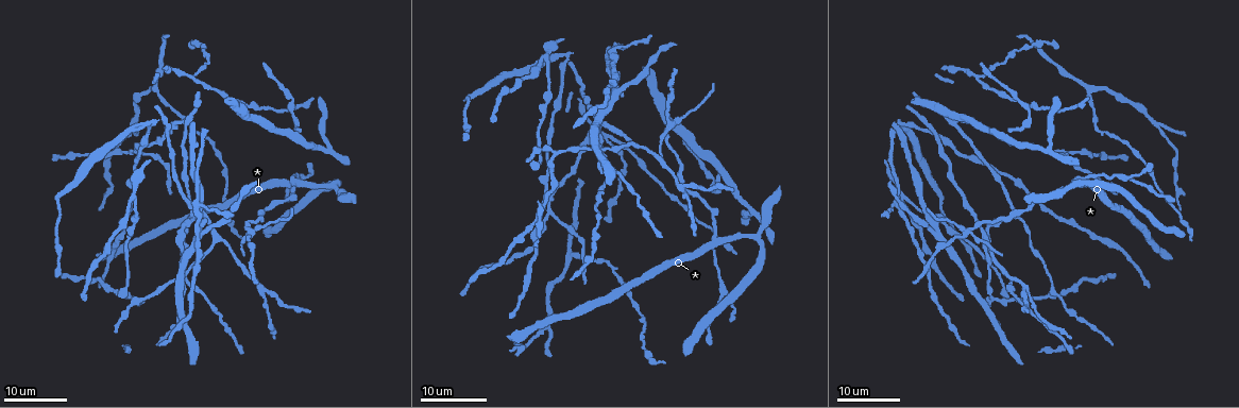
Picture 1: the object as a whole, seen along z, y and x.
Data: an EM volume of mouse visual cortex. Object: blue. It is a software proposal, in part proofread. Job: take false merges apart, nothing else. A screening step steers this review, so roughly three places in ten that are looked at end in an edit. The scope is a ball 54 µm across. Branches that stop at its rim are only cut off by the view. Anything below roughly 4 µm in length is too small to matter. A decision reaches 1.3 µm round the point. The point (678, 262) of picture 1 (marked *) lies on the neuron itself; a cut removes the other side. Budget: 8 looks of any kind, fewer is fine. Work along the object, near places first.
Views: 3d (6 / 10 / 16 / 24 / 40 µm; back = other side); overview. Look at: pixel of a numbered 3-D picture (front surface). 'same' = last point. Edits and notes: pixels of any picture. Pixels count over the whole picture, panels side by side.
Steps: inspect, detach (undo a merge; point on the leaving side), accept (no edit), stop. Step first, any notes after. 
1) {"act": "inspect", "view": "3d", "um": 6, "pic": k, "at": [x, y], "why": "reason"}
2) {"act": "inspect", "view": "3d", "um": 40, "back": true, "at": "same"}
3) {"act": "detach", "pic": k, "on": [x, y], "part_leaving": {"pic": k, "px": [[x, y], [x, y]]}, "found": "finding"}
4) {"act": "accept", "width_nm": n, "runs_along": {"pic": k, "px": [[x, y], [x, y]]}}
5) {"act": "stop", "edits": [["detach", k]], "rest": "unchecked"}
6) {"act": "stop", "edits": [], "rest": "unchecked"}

{"act": "inspect", "view": "3d", "um": 24, "pic": 1, "at": [1081, 177]}

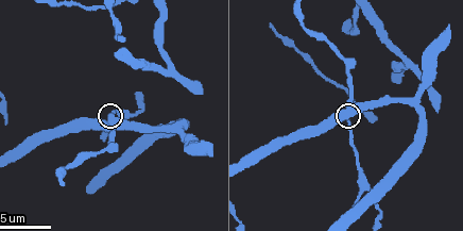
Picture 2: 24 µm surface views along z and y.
{"act": "inspect", "view": "3d", "um": 6, "at": "same"}

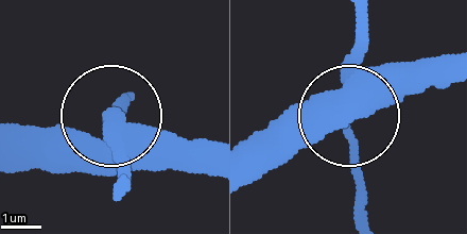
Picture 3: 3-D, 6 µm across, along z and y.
{"act": "inspect", "view": "3d", "um": 6, "back": true, "at": "same", "why": "from behind"}

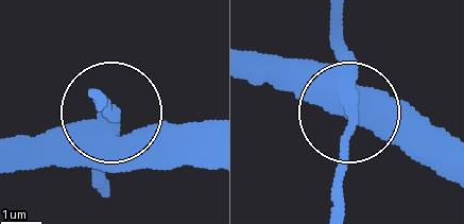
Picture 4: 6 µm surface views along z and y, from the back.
{"act": "accept", "runs_along": {"pic": 4, "px": [[450, 179], [359, 115], [349, 125], [339, 213]]}, "found": "all the same neuron"}

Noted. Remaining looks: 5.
{"act": "inspect", "view": "3d", "um": 16, "pic": 1, "at": [605, 141], "why": "three-way junction"}

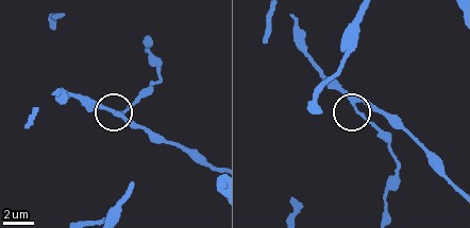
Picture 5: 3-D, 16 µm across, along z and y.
{"act": "inspect", "view": "3d", "um": 6, "pic": 5, "at": [356, 106], "why": "zoom in"}

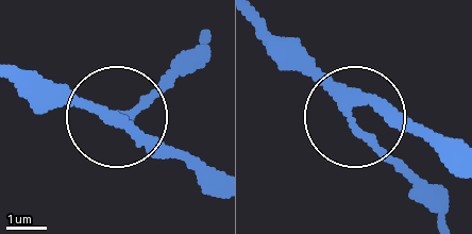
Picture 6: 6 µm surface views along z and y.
{"act": "accept", "width_nm": 210, "runs_along": {"pic": 6, "px": [[216, 191], [114, 117], [46, 104]]}, "found": "one neuron here"}

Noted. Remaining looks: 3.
{"act": "inspect", "view": "3d", "um": 16, "pic": 1, "at": [670, 128], "why": "three-way junction"}

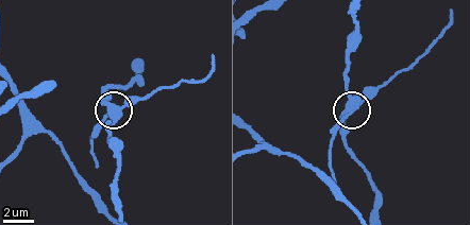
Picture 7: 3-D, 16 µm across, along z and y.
{"act": "inspect", "view": "3d", "um": 6, "pic": 7, "at": [348, 113]}

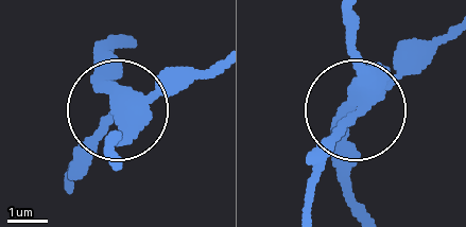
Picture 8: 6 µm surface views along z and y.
{"act": "inspect", "view": "3d", "um": 6, "back": true, "pic": 8, "at": [364, 110], "why": "other side"}

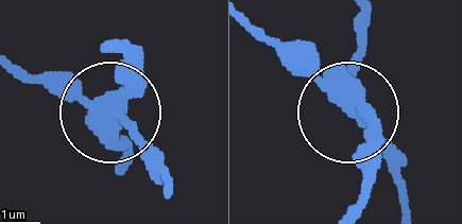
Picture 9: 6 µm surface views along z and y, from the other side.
{"act": "detach", "pic": 9, "on": [65, 87], "arms": 3, "found": "two neurons meet here"}

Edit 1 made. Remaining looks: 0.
{"act": "stop", "edits": [["detach", 9]], "rest": "unchecked"}

